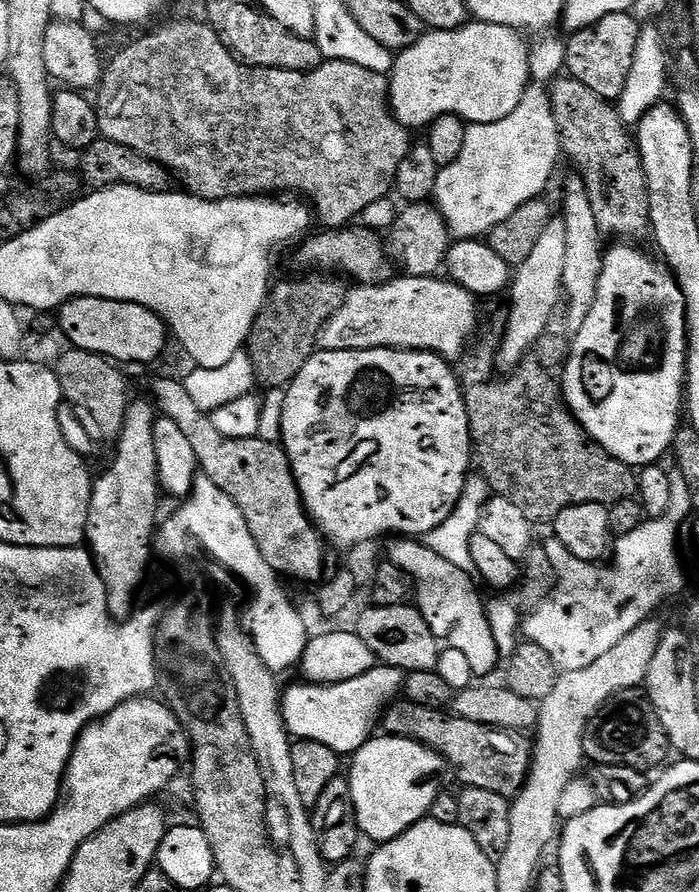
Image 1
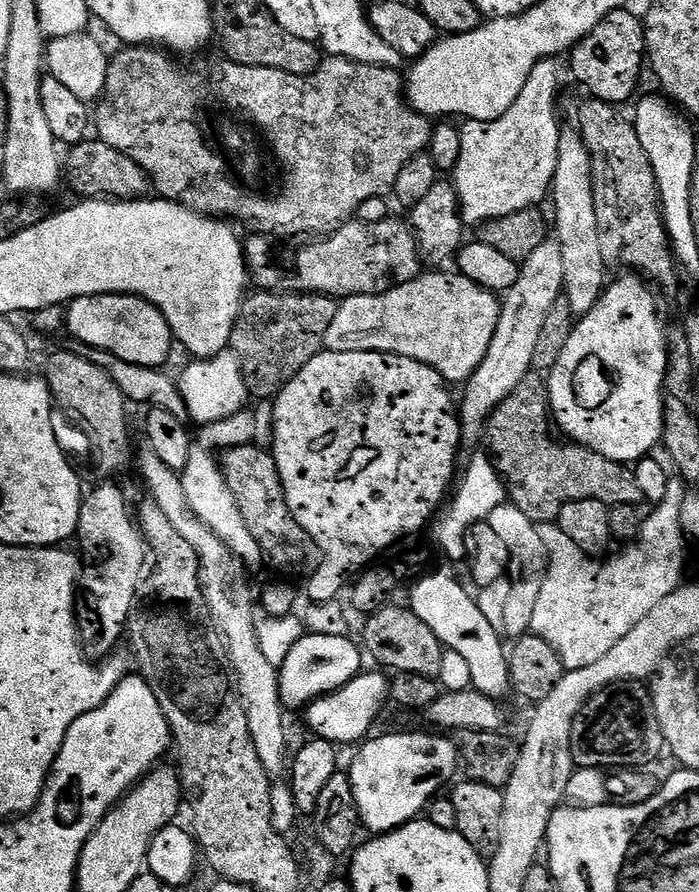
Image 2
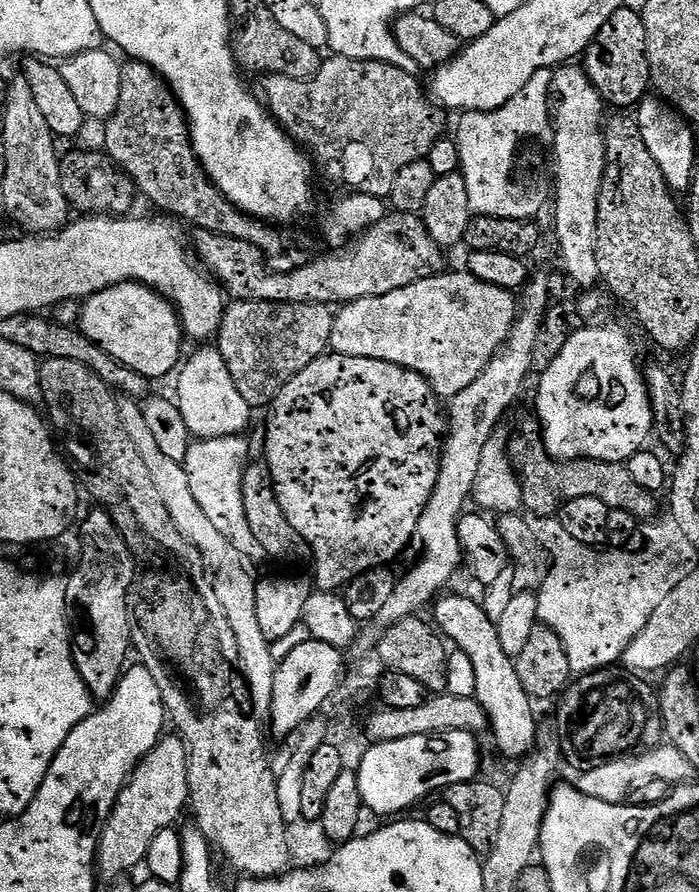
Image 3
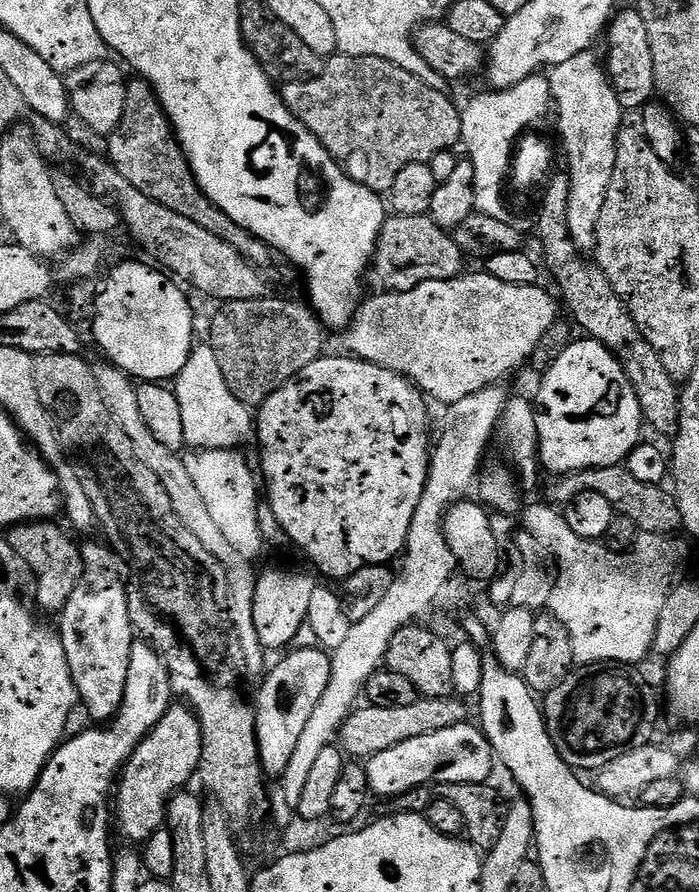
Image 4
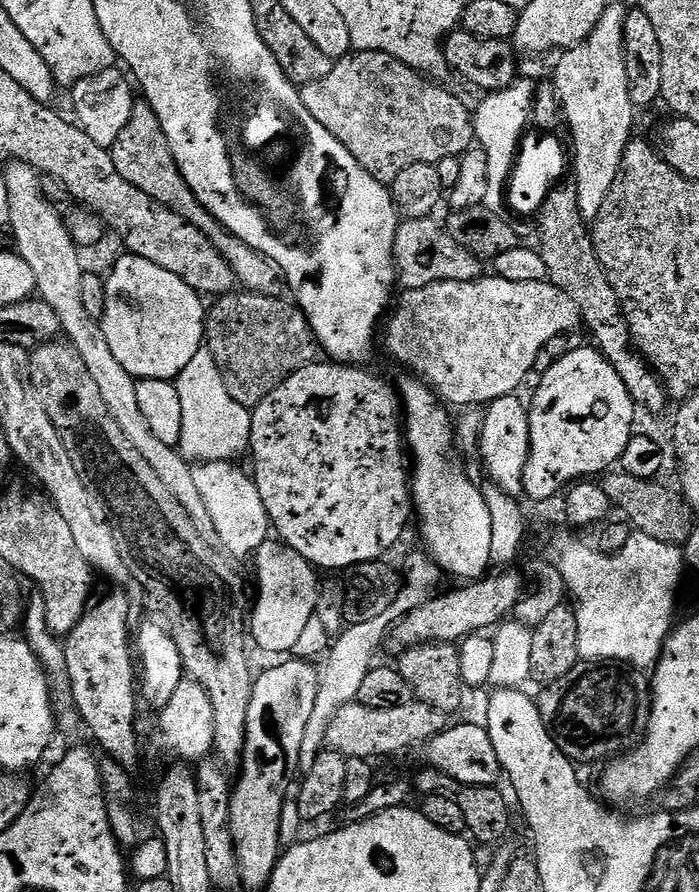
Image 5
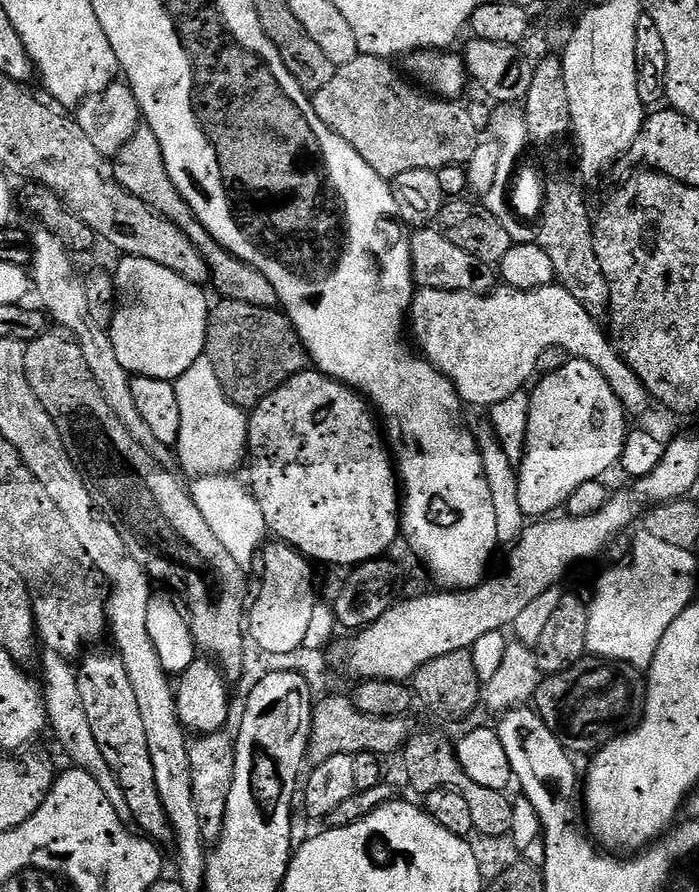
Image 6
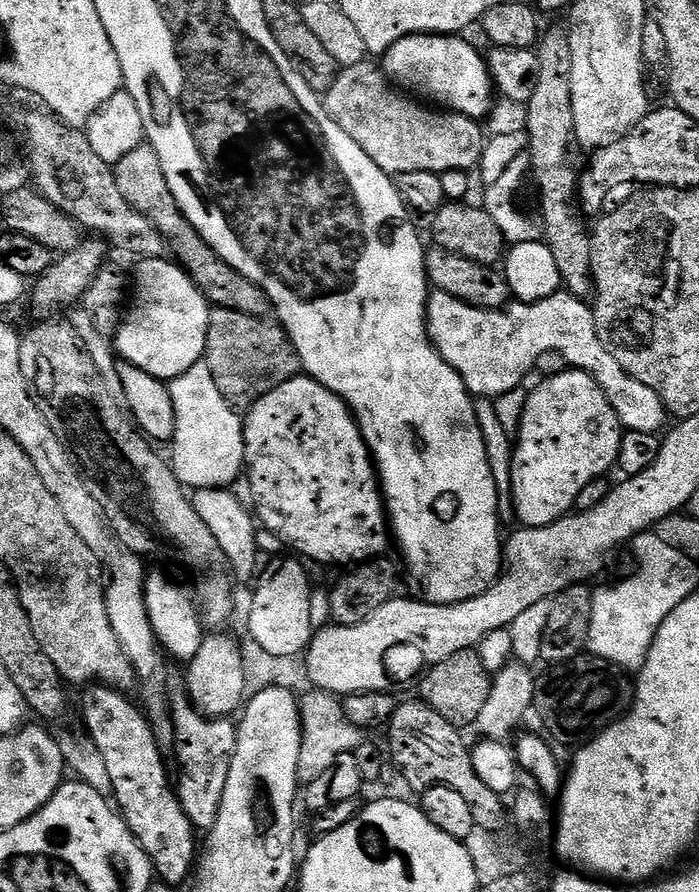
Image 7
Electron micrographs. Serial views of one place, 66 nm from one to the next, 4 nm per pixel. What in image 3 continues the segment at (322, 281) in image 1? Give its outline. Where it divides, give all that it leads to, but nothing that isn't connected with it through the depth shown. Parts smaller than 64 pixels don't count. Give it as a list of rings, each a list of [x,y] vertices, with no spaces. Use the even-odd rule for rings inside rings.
[[[232,300],[227,305],[220,323],[218,347],[238,392],[253,410],[269,407],[287,382],[329,351],[333,319],[333,309],[327,304]]]

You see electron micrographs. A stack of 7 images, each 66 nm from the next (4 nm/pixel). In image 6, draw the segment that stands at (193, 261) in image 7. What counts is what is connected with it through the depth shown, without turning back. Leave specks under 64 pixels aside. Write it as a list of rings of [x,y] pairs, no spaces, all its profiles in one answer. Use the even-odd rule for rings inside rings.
[[[141,126],[130,138],[130,142],[126,142],[126,146],[122,146],[122,150],[116,152],[112,160],[112,169],[116,180],[126,191],[134,194],[134,198],[138,198],[146,206],[150,206],[150,210],[174,222],[174,226],[178,226],[178,230],[182,230],[182,234],[186,234],[186,238],[194,242],[194,246],[202,254],[208,267],[211,287],[216,287],[223,299],[250,302],[250,306],[263,308],[276,308],[279,305],[280,299],[278,294],[274,294],[274,286],[270,286],[270,282],[266,282],[266,278],[262,278],[262,274],[258,274],[254,266],[242,262],[234,254],[227,252],[212,237],[210,230],[206,230],[206,226],[198,222],[198,218],[192,213],[182,194],[178,194],[174,182],[170,182],[170,174],[166,170],[166,158],[162,158],[162,146],[158,146],[158,138],[154,138],[154,130]]]

